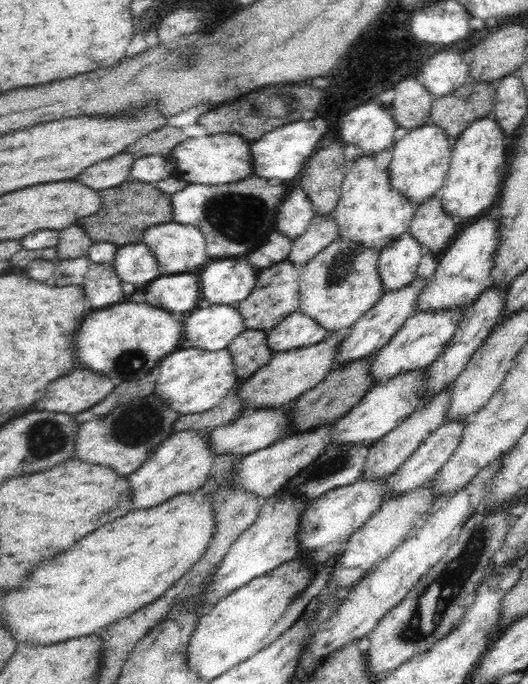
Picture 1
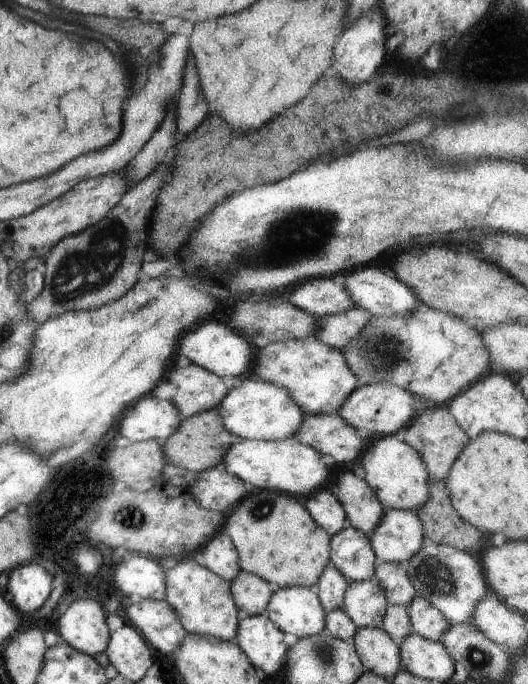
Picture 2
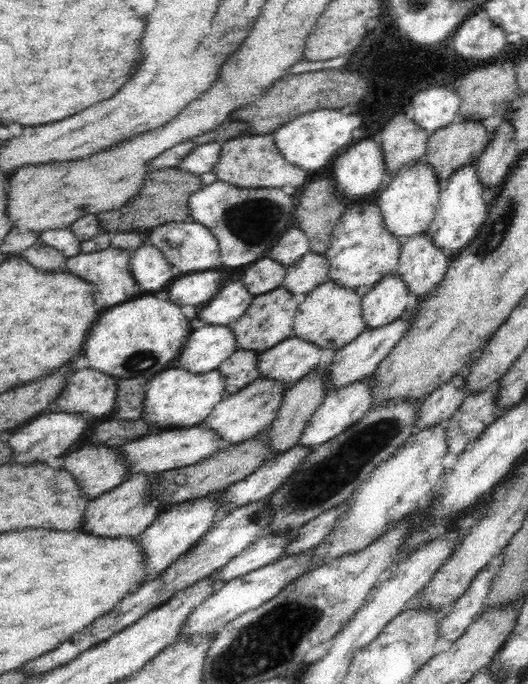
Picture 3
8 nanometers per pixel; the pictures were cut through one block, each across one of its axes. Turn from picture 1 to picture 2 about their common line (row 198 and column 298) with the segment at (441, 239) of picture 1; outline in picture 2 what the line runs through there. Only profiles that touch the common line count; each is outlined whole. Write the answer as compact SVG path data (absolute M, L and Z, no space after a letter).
M336 413L305 415L294 434L302 444L311 446L321 455L330 454L337 462L357 463L368 440L356 436L356 429L346 424Z

